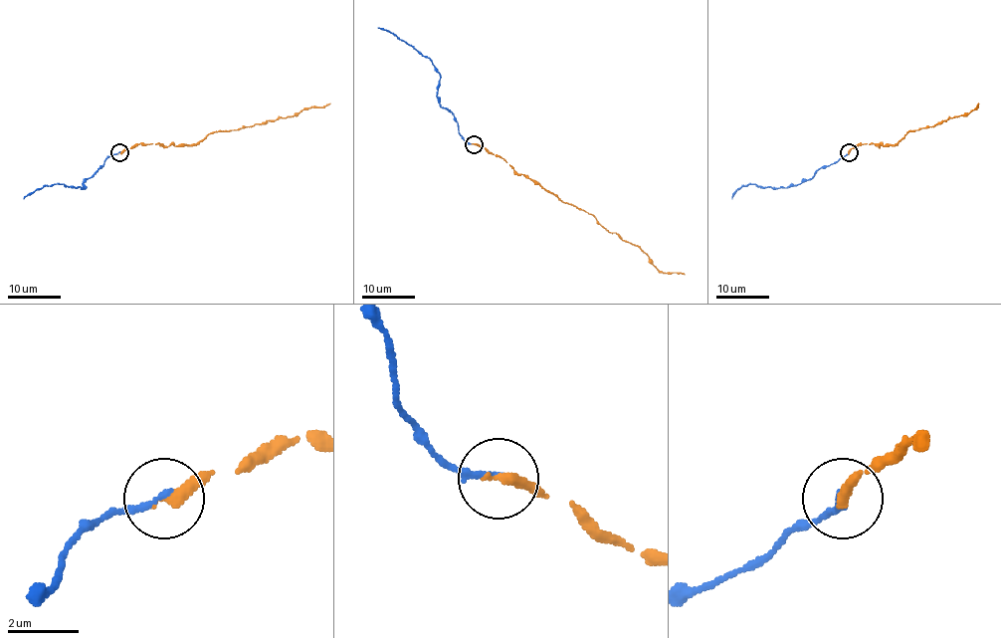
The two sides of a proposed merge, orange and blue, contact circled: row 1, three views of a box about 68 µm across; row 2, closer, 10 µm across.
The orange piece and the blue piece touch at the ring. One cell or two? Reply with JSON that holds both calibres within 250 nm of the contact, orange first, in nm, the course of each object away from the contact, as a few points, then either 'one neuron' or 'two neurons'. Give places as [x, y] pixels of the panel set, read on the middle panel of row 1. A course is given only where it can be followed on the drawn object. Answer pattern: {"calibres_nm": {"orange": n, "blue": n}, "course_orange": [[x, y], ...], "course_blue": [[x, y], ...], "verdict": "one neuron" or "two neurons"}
{"calibres_nm": {"orange": 340, "blue": 160}, "course_orange": [[474, 143], [500, 155], [518, 174], [591, 214], [610, 232], [638, 246], [660, 271], [684, 274]], "course_blue": [[474, 143], [463, 138], [456, 118], [439, 103], [436, 96], [440, 78], [428, 58], [378, 27]], "verdict": "one neuron"}

